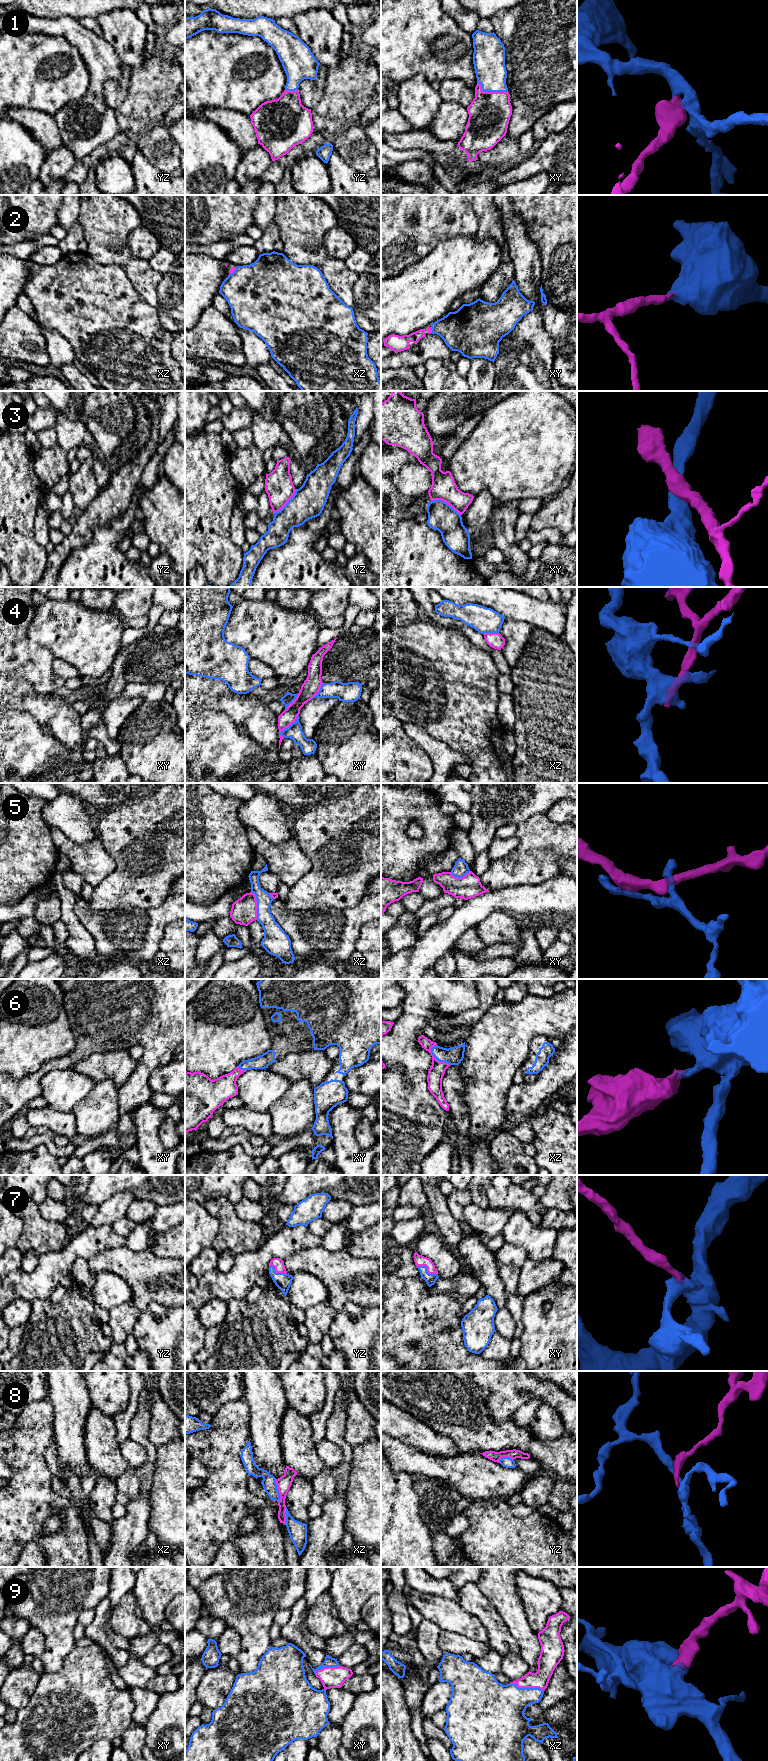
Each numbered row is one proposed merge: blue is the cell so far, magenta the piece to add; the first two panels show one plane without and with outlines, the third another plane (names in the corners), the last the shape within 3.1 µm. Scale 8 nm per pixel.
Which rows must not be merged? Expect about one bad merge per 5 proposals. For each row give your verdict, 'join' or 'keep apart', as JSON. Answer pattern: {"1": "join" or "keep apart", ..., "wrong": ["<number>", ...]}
{"1": "join", "2": "join", "3": "keep apart", "4": "keep apart", "5": "keep apart", "6": "join", "7": "join", "8": "keep apart", "9": "join", "wrong": ["3", "4", "5", "8"]}

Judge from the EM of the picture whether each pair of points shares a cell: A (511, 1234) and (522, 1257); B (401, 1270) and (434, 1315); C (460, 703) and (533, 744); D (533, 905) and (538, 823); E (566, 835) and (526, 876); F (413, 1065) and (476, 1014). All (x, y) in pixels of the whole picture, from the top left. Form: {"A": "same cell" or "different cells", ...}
{"A": "different cells", "B": "different cells", "C": "different cells", "D": "different cells", "E": "same cell", "F": "different cells"}

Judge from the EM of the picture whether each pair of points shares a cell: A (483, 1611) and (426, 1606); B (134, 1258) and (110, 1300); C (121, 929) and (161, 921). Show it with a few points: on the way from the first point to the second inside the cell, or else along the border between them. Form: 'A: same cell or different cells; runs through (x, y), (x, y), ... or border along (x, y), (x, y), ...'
A: different cells; border along (458, 1603), (474, 1614), (483, 1624)
B: different cells; border along (99, 1272), (119, 1275), (127, 1283), (131, 1298)
C: same cell; runs through (131, 929), (143, 929), (151, 925)

